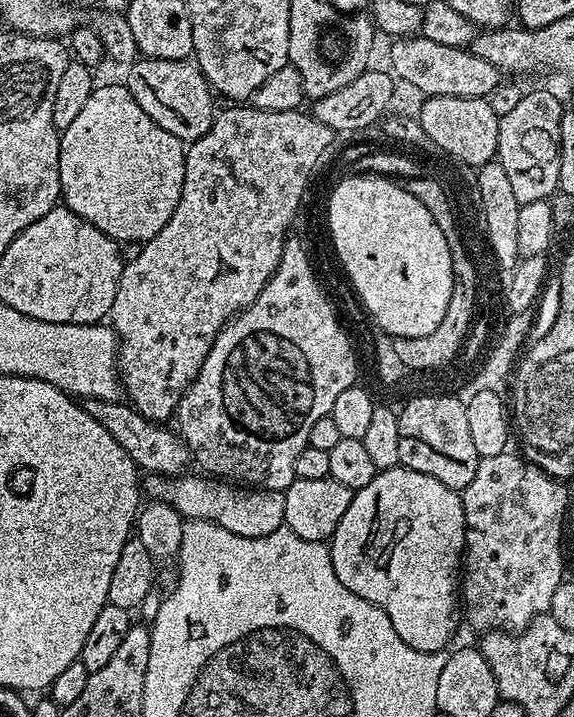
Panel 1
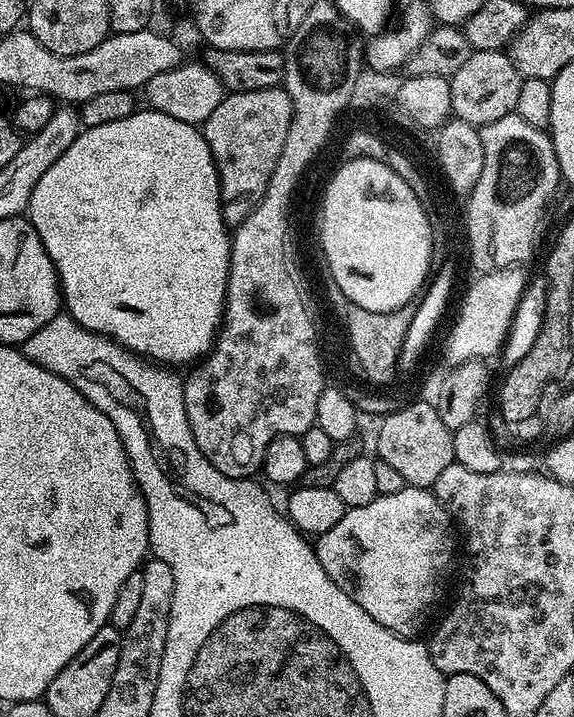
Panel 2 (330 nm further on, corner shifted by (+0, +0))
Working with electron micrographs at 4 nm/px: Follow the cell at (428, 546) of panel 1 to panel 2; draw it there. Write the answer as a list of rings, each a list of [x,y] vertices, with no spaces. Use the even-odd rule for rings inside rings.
[[[405,486],[398,490],[398,494],[376,496],[374,502],[366,502],[366,506],[347,509],[338,526],[315,537],[314,547],[318,562],[322,562],[322,570],[326,570],[338,590],[350,594],[350,598],[354,598],[374,622],[386,626],[386,630],[412,638],[427,622],[428,611],[435,606],[452,572],[456,548],[458,552],[458,540],[452,537],[452,528],[454,532],[454,521],[435,492]]]

